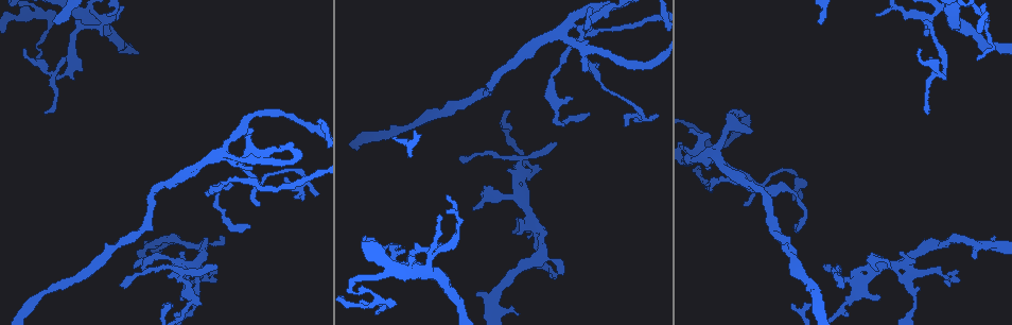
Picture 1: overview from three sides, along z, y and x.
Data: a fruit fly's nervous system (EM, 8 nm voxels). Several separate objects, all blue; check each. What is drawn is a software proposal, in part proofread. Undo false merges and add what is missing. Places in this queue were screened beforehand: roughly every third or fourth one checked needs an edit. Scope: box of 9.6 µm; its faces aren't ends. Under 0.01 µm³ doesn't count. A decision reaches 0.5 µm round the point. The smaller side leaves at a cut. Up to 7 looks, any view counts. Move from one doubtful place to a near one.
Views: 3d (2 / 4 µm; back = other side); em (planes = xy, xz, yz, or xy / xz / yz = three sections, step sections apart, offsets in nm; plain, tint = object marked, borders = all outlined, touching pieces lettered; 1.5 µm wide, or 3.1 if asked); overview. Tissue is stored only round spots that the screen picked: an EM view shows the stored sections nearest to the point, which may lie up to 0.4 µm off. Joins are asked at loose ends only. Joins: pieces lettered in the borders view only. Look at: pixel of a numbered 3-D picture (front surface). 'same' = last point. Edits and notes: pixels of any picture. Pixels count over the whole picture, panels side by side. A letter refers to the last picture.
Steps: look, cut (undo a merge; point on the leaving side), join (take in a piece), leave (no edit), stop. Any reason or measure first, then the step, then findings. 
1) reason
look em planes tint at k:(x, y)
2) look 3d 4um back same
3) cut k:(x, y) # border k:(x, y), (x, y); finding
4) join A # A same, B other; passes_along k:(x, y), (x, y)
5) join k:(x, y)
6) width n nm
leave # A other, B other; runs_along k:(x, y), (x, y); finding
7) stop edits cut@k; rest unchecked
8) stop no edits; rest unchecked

thin end
look 3d 4um at 1:(795, 228)

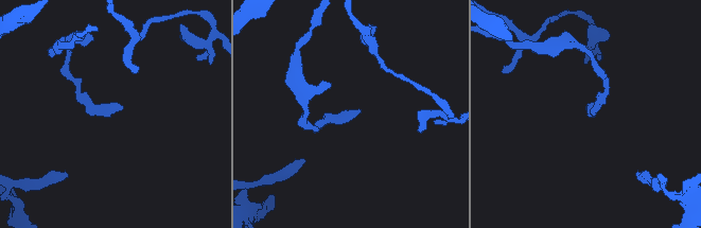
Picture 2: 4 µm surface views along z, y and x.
look em planes tint at 2:(589, 110)

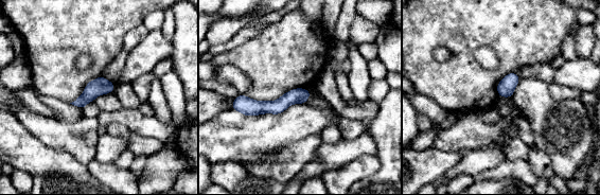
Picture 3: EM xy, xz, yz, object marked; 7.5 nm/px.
look em planes borders same

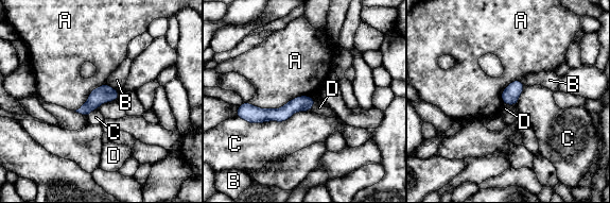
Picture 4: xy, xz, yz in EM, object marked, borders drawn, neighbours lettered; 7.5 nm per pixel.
width 130 nm
leave # A other, B other, C other, D other; runs_along 4:(312, 101), (283, 114), (242, 113); no lettered piece goes on from it

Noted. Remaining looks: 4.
branch stops here
look 3d 4um at 1:(689, 129)

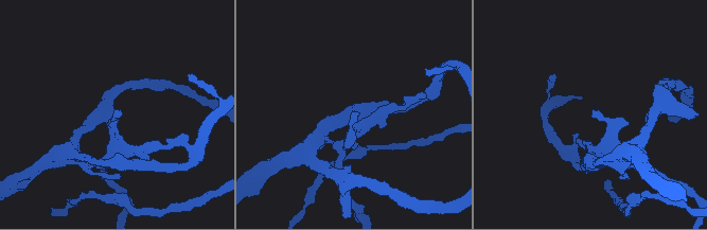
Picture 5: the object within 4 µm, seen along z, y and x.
look em xy step 4 tint at 5:(592, 115)

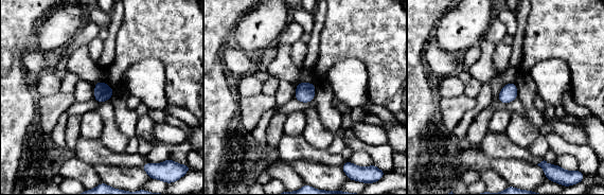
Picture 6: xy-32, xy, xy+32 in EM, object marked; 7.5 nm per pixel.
look em planes borders same

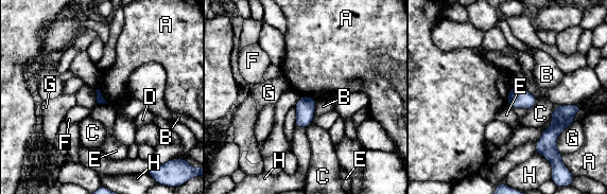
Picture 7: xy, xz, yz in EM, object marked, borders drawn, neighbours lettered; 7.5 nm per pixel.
longest_contact G 260 nm
leave # A other, B other, C other, D other, E other, F other, G other, H other; no lettered piece goes on from it

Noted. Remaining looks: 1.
free end
look em xz step 8 borders at 1:(586, 71)

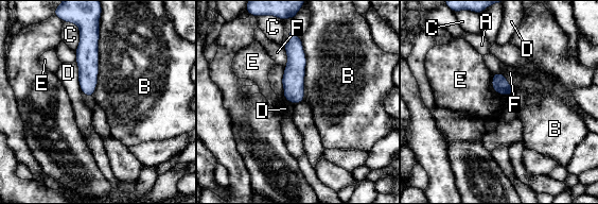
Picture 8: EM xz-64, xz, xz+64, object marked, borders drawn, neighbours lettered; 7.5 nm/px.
leave # A other, B other, C other, D other, E other, F other; no lettered piece goes on from it

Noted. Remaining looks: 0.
stop no edits; rest unchecked

